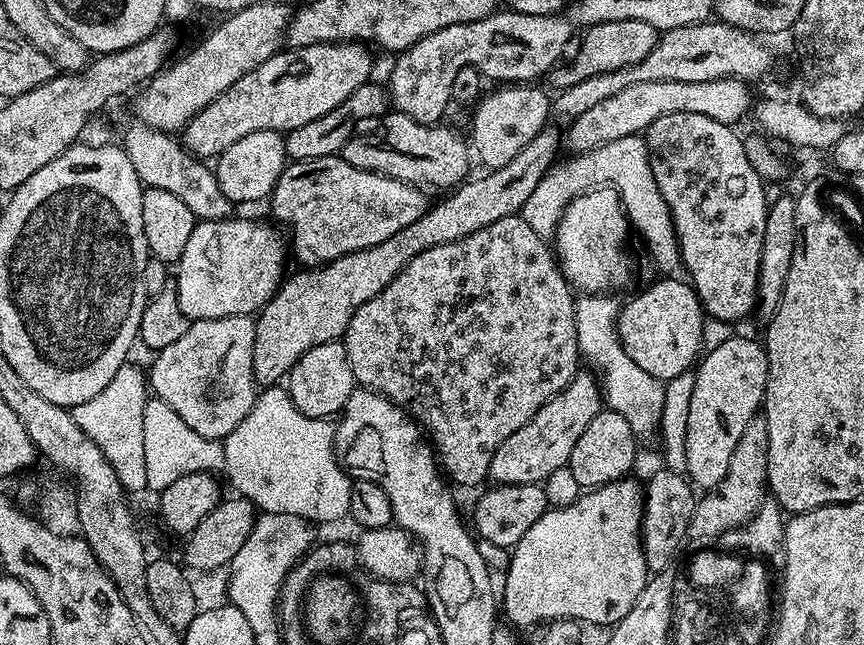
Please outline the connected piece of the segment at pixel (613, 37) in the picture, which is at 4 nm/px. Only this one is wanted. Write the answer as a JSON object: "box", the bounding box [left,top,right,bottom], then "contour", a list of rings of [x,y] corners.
{"box":[550,22,658,89],"contour":[[[602,22],[587,29],[580,40],[580,52],[570,61],[561,63],[550,72],[553,89],[569,88],[586,78],[606,74],[610,70],[629,68],[632,64],[642,62],[650,50],[654,50],[658,33],[650,22]]]}

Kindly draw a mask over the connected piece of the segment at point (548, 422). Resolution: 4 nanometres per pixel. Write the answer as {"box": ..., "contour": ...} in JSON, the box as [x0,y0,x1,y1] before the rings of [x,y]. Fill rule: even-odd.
{"box":[489,370,602,484],"contour":[[[588,370],[577,371],[576,376],[550,402],[546,402],[519,430],[514,430],[490,458],[489,477],[496,484],[540,484],[548,476],[567,465],[570,450],[578,442],[582,430],[590,426],[590,418],[602,411],[602,385]]]}

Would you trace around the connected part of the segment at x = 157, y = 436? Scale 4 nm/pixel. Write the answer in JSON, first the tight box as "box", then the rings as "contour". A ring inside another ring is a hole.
{"box":[143,398,224,493],"contour":[[[152,398],[147,401],[143,415],[143,445],[146,448],[146,482],[153,493],[163,492],[170,482],[186,478],[195,472],[219,473],[224,467],[224,445],[221,441],[194,434],[170,405]]]}

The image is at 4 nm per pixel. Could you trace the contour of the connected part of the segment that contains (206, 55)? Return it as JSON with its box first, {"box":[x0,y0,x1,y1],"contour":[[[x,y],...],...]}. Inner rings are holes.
{"box":[135,2,293,133],"contour":[[[253,2],[242,10],[225,15],[221,19],[224,21],[193,52],[188,53],[176,64],[165,67],[139,89],[140,97],[136,100],[135,119],[154,129],[155,132],[179,133],[203,108],[210,106],[210,102],[214,102],[214,98],[218,98],[218,94],[230,90],[230,86],[234,86],[234,82],[238,82],[238,78],[242,78],[242,74],[250,74],[250,70],[254,70],[254,66],[262,66],[262,62],[269,60],[275,52],[281,51],[292,13],[293,9],[287,8],[284,4]]]}

